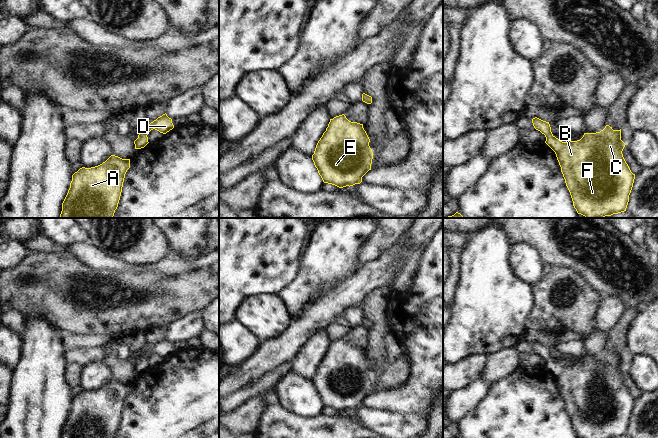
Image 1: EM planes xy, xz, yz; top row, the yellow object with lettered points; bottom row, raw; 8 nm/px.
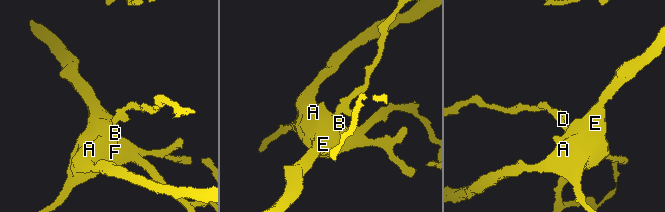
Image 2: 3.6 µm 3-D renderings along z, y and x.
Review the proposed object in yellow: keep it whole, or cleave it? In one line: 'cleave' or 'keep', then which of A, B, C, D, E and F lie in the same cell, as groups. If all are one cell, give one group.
keep; groups A B C D E F

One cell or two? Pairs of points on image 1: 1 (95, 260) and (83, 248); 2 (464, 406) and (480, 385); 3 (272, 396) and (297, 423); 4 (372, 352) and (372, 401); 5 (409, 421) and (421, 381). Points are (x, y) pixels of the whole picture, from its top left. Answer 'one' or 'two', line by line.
1: one
2: one
3: one
4: two
5: two

